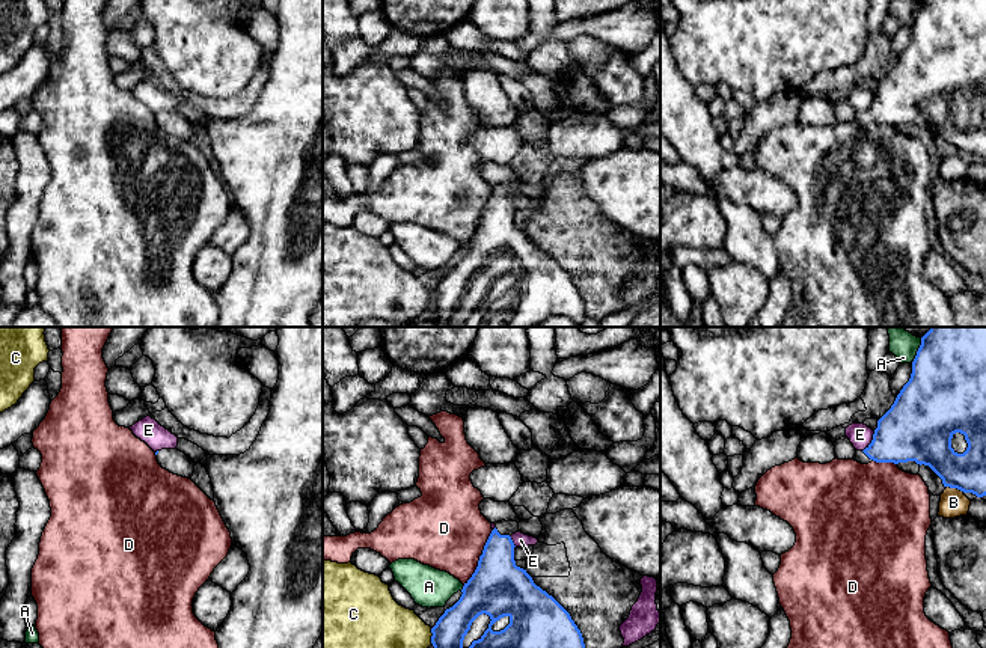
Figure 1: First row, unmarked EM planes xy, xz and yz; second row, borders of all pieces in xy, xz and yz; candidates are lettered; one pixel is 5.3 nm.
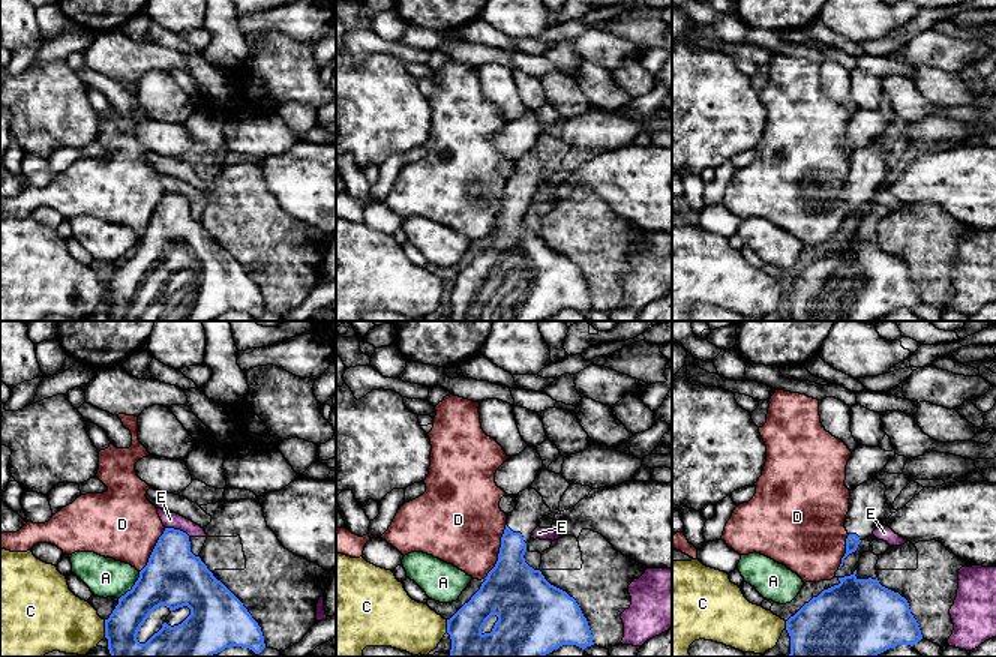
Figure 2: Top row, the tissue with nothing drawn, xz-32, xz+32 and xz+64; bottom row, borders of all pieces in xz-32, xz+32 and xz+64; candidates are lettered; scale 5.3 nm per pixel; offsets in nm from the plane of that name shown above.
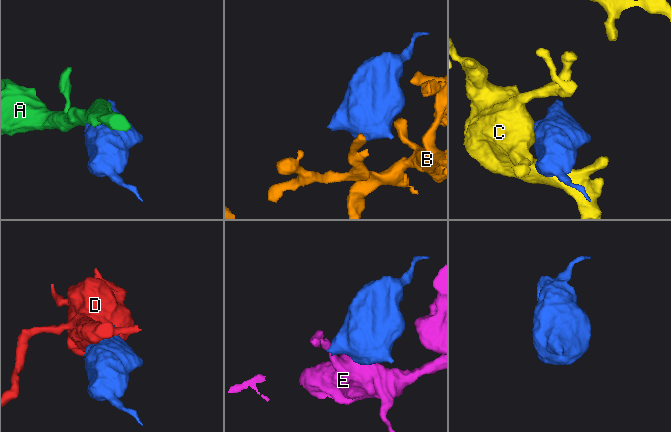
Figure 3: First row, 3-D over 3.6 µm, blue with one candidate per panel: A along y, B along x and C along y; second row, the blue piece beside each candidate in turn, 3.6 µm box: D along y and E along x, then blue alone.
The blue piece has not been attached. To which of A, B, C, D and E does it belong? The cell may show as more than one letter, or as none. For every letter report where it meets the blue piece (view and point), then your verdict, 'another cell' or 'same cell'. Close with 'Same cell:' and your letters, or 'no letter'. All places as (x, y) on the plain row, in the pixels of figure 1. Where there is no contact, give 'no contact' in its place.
A: yz (918, 12) | another cell
B: yz (956, 149) | another cell
C: xz (431, 299) | another cell
D: xz (480, 219) | another cell
E: yz (872, 104) | another cell
Same cell: no letter

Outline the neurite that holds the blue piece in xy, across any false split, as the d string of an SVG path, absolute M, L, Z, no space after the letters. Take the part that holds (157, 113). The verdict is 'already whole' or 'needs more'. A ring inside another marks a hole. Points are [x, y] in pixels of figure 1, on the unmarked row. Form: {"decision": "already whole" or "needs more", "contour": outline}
{"decision": "needs more", "contour": "M161 112L155 115L158 127L173 137L191 142L194 125L184 115L178 112Z"}

